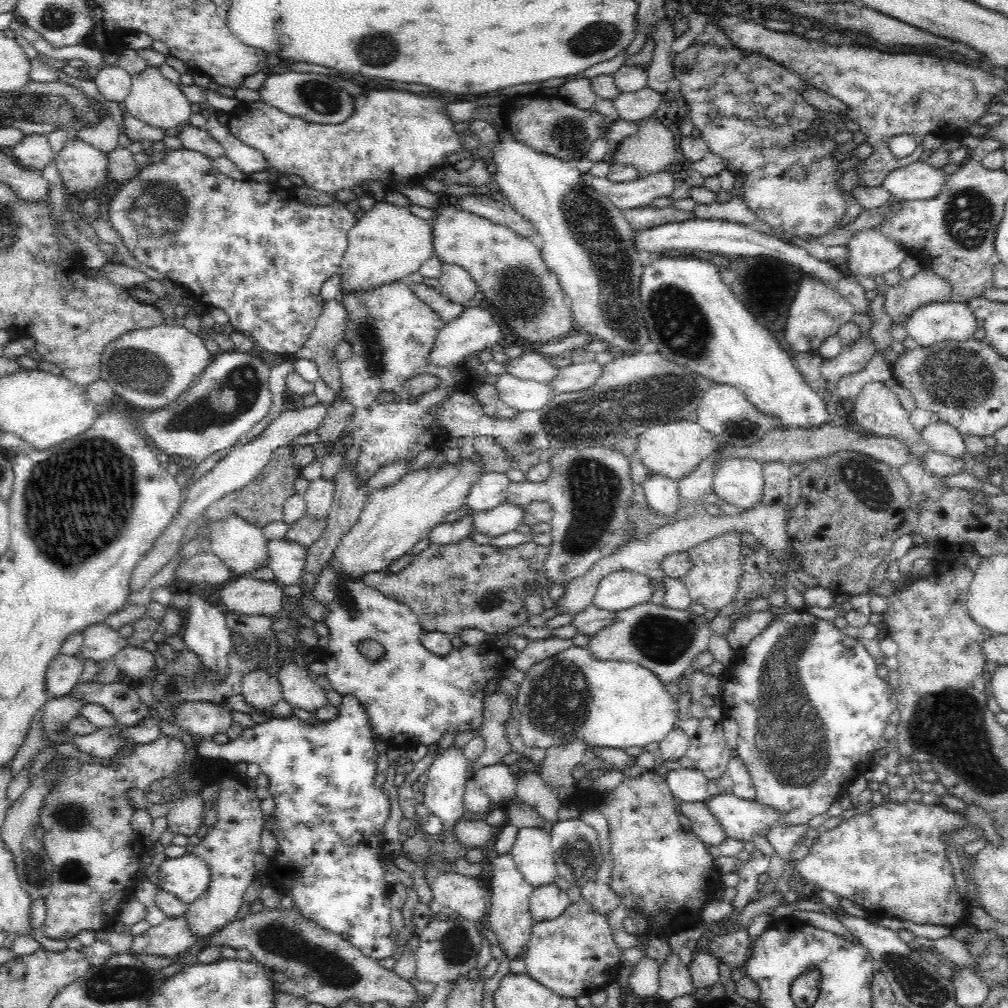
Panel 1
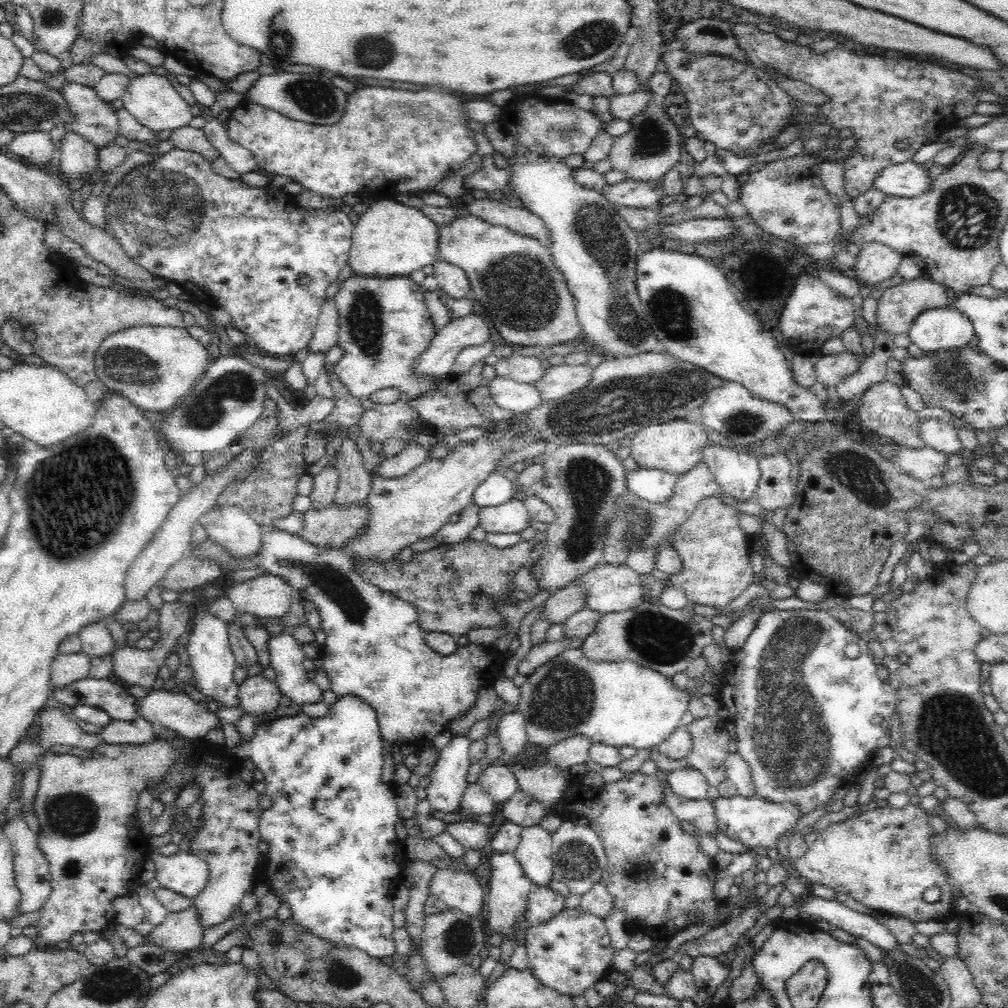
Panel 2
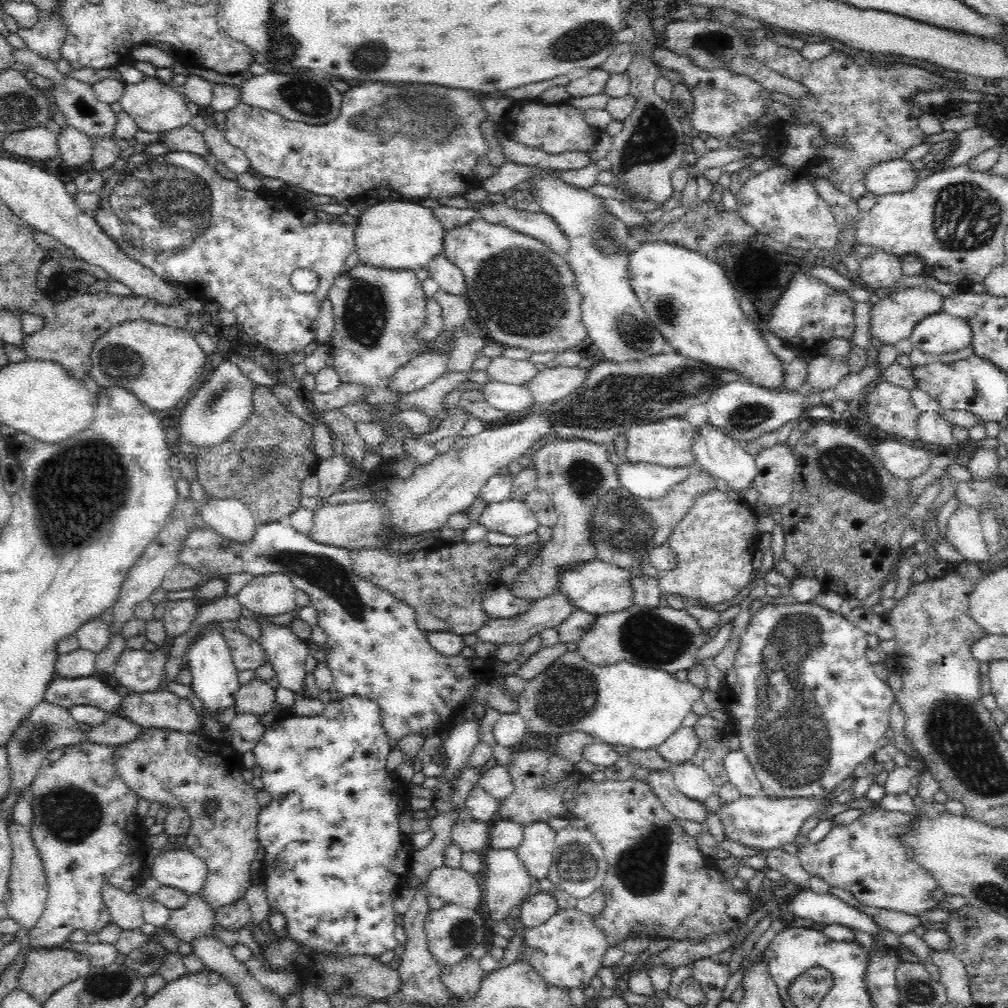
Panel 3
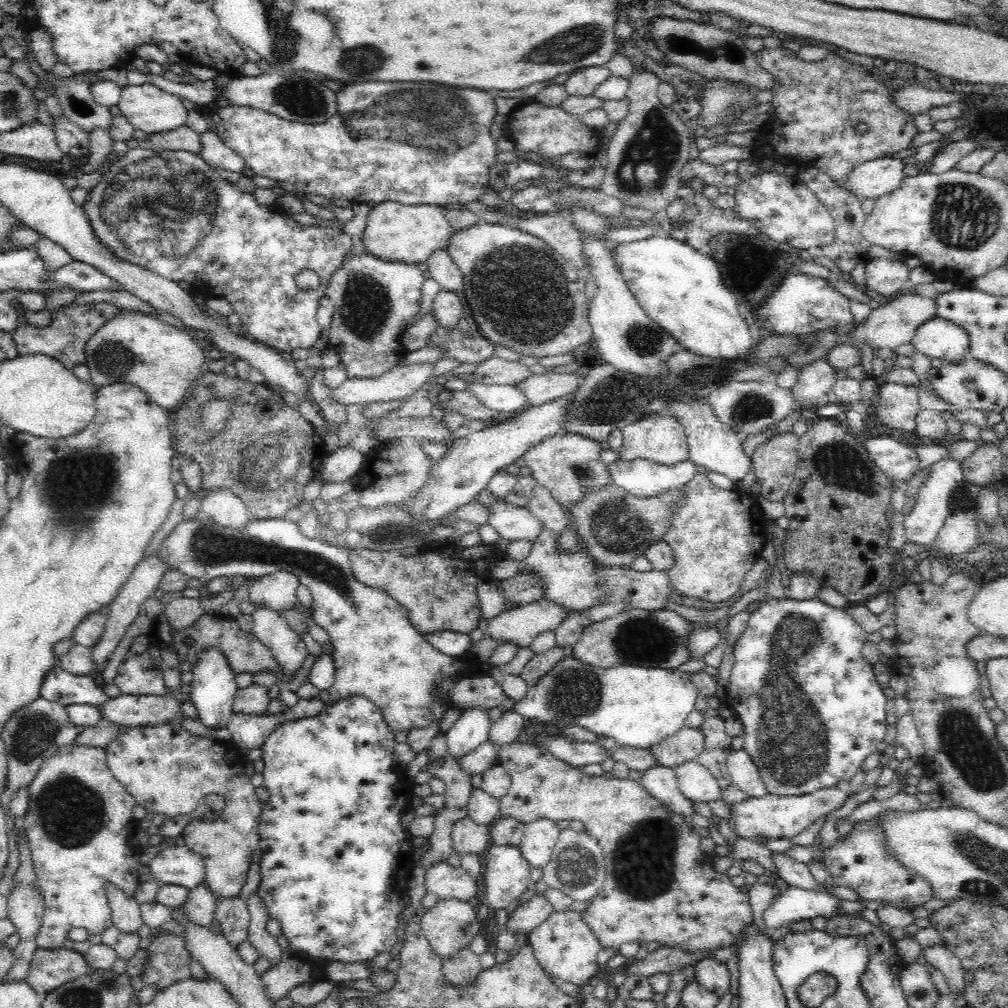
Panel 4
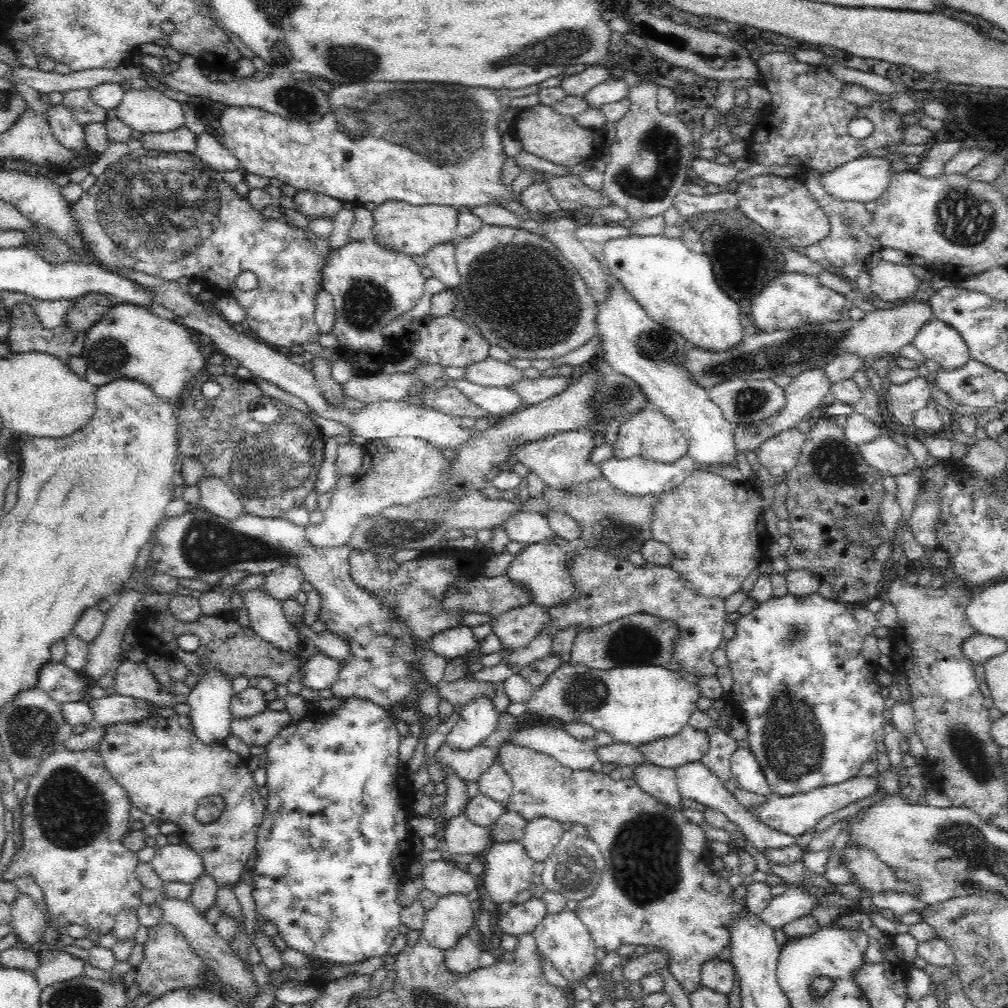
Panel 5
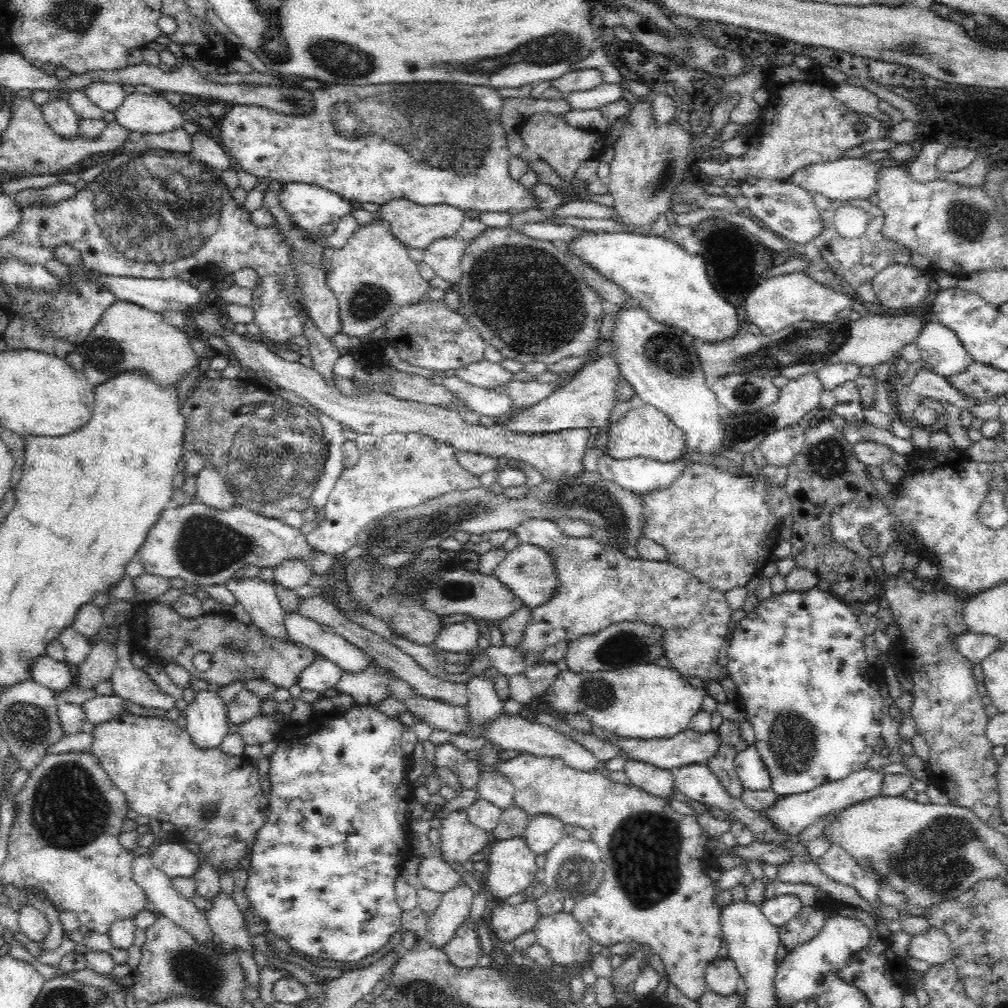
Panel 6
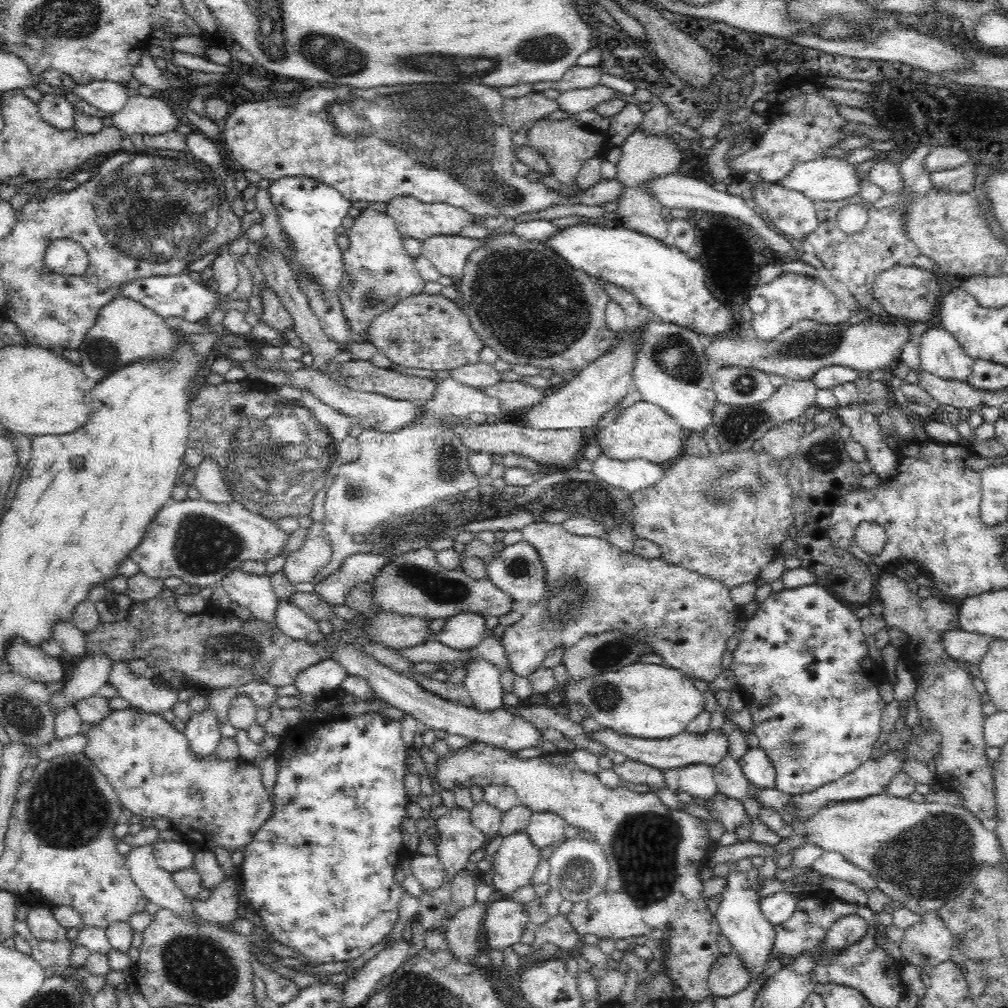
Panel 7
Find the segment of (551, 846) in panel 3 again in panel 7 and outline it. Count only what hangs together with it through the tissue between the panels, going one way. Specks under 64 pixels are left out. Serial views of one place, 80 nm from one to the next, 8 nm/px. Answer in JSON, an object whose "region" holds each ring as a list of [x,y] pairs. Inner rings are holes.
{"region":[[[536,812],[532,814],[525,831],[533,846],[542,849],[561,838],[566,826],[567,822],[554,812]]]}

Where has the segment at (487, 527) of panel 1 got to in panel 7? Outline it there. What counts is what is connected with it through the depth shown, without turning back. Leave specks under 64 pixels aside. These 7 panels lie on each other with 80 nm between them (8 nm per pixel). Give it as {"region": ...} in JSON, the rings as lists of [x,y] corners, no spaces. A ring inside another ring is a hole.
{"region":[[[533,522],[522,529],[522,534],[523,539],[536,549],[538,558],[542,561],[542,566],[545,568],[545,594],[537,604],[534,604],[531,609],[516,622],[516,624],[512,624],[512,626],[505,628],[505,632],[502,634],[501,640],[499,641],[504,648],[508,663],[516,677],[529,678],[538,668],[542,667],[542,662],[546,654],[554,648],[564,648],[566,650],[574,647],[586,636],[596,636],[604,634],[604,632],[619,632],[619,634],[624,636],[625,641],[630,640],[630,638],[640,638],[639,642],[641,642],[645,648],[649,648],[652,654],[658,655],[662,659],[664,666],[680,670],[684,675],[694,680],[699,678],[700,680],[706,680],[706,682],[712,683],[714,679],[723,672],[722,661],[724,660],[723,657],[727,650],[727,640],[740,632],[737,622],[745,615],[744,609],[742,609],[742,607],[736,607],[736,604],[732,601],[728,586],[724,586],[724,584],[713,580],[709,576],[702,576],[697,572],[689,571],[687,568],[670,564],[660,557],[654,558],[654,560],[646,560],[632,552],[622,552],[605,537],[573,535],[558,523]]]}

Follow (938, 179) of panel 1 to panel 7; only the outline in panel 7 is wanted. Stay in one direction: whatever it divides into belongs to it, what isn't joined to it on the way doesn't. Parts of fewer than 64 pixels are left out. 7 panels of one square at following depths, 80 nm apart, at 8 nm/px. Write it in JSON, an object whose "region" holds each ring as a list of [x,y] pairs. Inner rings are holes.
{"region":[[[821,157],[817,160],[798,164],[790,171],[784,179],[772,184],[782,186],[791,192],[800,192],[814,203],[816,201],[836,202],[845,200],[850,196],[855,196],[859,191],[858,182],[861,178],[856,174],[856,168],[852,164],[845,162],[842,157]]]}

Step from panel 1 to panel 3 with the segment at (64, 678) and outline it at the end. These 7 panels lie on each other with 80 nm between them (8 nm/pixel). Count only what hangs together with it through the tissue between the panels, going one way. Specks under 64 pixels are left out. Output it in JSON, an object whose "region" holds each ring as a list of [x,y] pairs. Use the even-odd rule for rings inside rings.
{"region":[[[81,647],[69,654],[57,655],[55,676],[82,678],[97,676],[95,661],[97,654]]]}

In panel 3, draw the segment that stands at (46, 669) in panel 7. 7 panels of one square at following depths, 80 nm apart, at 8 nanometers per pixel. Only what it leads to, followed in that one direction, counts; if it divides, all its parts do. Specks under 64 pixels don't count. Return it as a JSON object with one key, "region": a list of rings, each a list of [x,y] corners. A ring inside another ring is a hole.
{"region":[[[54,676],[44,690],[44,700],[66,707],[90,705],[114,715],[122,697],[99,676],[66,678]]]}

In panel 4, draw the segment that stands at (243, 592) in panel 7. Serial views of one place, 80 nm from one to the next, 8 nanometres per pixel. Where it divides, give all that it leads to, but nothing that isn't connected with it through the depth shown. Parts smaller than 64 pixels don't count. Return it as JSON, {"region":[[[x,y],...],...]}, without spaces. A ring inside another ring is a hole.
{"region":[[[254,604],[256,609],[250,615],[253,634],[257,640],[268,646],[272,657],[280,663],[284,675],[292,676],[299,671],[309,654],[302,638],[286,623],[280,611],[264,604]]]}

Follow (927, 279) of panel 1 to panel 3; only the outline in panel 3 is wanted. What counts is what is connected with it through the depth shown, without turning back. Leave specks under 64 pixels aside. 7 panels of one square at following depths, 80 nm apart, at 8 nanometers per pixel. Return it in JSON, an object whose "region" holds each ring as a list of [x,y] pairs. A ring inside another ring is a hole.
{"region":[[[906,288],[906,290],[897,290],[871,308],[868,333],[871,338],[876,338],[884,345],[896,346],[905,340],[909,340],[913,333],[915,324],[920,319],[936,314],[942,306],[942,295],[935,291],[922,292],[918,288]]]}

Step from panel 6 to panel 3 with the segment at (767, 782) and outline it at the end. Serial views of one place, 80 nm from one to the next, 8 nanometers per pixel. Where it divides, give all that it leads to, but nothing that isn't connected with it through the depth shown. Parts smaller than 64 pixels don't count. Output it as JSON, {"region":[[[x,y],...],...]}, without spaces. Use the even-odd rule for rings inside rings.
{"region":[[[739,748],[730,751],[723,760],[729,781],[743,794],[753,797],[764,794],[762,783],[756,776],[754,767]]]}

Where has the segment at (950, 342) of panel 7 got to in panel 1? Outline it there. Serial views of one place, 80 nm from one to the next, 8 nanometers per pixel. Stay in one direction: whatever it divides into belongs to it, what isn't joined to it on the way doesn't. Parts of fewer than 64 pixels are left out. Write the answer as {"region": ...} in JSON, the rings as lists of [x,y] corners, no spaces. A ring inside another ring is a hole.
{"region":[[[960,301],[930,303],[917,308],[905,322],[907,336],[921,347],[942,341],[967,341],[973,338],[976,317]]]}

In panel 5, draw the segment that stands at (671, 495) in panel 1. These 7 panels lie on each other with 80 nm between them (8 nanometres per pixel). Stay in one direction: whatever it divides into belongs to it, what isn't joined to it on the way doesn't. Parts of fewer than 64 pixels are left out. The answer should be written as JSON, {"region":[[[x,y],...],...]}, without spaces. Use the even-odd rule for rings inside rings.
{"region":[[[687,454],[682,456],[682,458],[678,458],[676,462],[672,462],[672,464],[635,456],[622,460],[616,460],[612,457],[603,460],[598,465],[600,473],[602,473],[602,476],[607,481],[612,483],[616,488],[619,488],[622,492],[634,496],[658,495],[664,492],[664,490],[670,492],[674,490],[682,480],[686,480],[696,466],[693,458],[690,458]]]}

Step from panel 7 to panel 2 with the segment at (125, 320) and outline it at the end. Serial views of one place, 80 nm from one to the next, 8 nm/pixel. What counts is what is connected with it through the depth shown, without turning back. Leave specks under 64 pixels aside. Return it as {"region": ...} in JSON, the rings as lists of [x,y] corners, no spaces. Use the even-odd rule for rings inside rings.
{"region":[[[136,325],[122,328],[100,342],[94,352],[94,373],[110,392],[123,394],[150,414],[171,410],[200,380],[208,366],[208,351],[186,328]]]}

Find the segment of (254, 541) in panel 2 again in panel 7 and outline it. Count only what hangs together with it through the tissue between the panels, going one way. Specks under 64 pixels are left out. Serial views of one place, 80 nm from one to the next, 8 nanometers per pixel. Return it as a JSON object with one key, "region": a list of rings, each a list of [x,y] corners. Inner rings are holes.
{"region":[[[203,458],[196,466],[193,485],[199,490],[201,498],[208,502],[229,503],[233,496],[224,482],[220,465],[211,458]]]}

